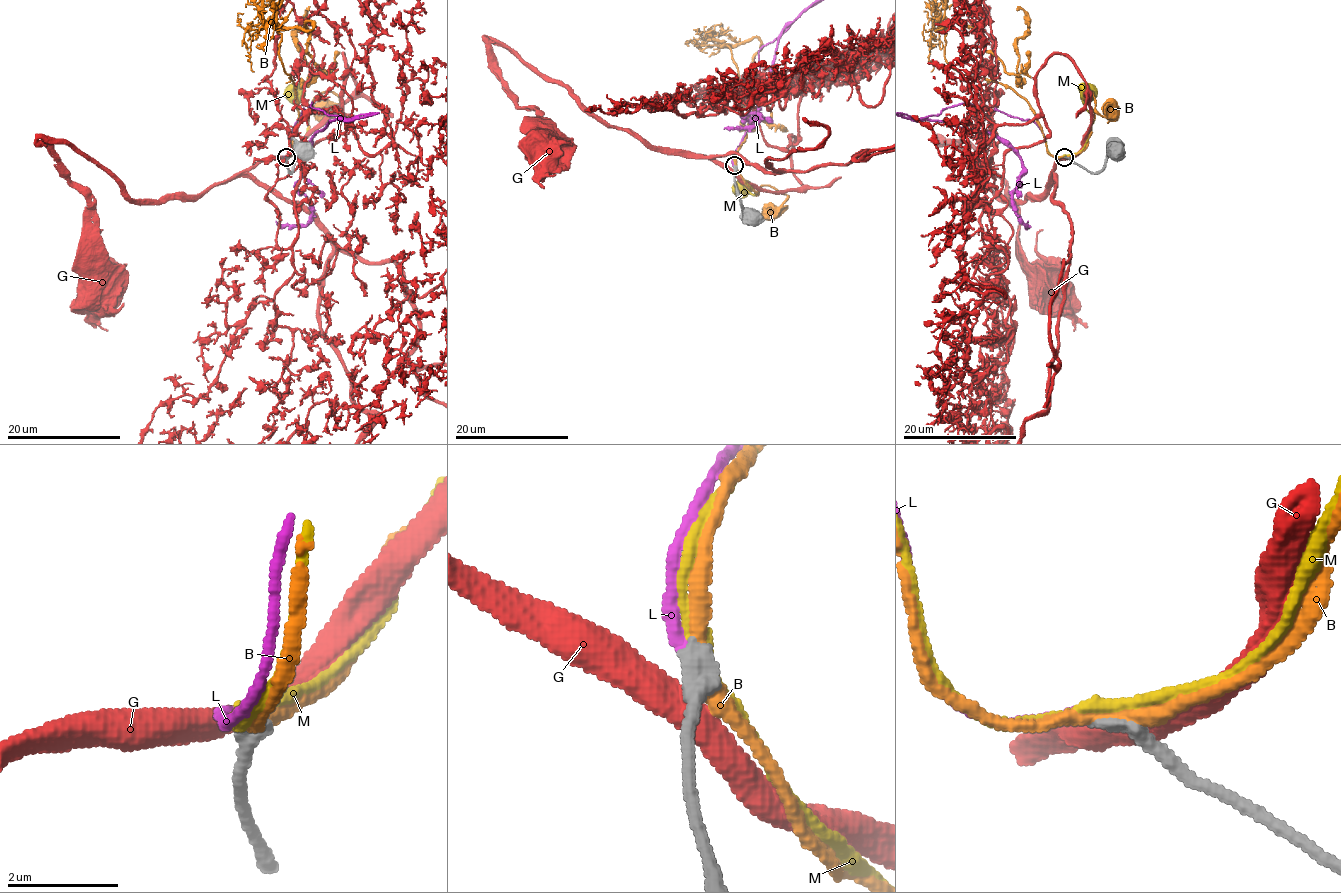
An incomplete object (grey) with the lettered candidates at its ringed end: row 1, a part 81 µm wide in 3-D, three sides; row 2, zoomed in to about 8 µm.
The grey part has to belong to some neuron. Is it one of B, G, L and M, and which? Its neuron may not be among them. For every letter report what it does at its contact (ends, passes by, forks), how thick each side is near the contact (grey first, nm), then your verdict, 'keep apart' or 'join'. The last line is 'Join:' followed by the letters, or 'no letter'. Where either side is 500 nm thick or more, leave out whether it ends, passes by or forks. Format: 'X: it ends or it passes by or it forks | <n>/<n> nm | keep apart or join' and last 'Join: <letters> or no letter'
B: it passes by | 380/280 nm | keep apart
G: it passes by | 400/480 nm | keep apart
L: it ends | 360/240 nm | keep apart
M: it passes by | 340/240 nm | keep apart
Join: no letter

